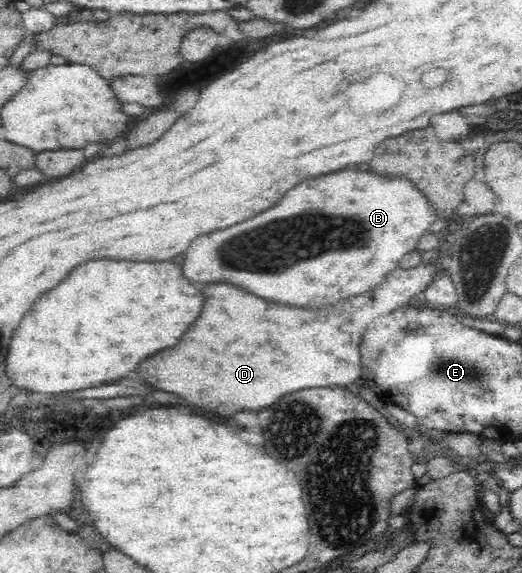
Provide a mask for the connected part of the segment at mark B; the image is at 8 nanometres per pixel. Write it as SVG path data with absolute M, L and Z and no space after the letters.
M348 167L308 179L284 193L270 209L222 231L198 237L186 251L184 273L194 283L230 283L246 293L294 309L327 309L343 300L362 296L380 285L399 267L405 253L416 249L420 237L436 221L424 196L401 177L384 177Z

